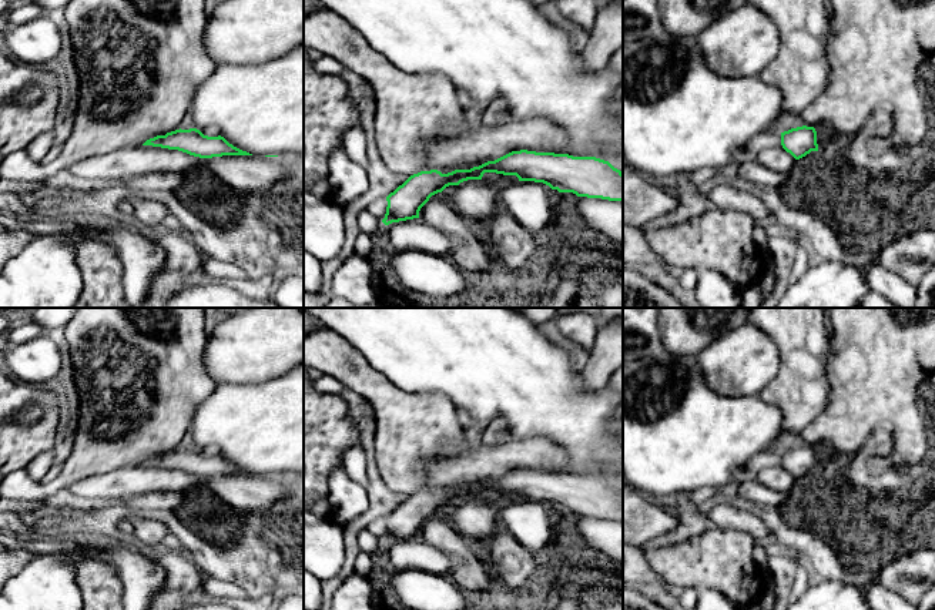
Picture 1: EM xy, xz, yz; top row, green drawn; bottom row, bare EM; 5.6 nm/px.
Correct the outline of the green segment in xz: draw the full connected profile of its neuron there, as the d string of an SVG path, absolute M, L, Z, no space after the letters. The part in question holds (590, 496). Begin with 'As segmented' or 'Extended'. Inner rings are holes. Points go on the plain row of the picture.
Extended. M512 439L493 448L485 443L462 450L448 452L448 458L426 466L426 482L420 492L410 495L402 505L386 516L388 526L382 542L419 537L420 527L429 517L449 505L468 499L482 499L485 492L516 495L519 500L534 500L549 505L559 512L573 512L577 516L623 520L623 492L609 480L596 476L573 476L566 472L566 456L550 440Z

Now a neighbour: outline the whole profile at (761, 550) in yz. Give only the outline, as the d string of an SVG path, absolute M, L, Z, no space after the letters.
M755 542L753 547L753 560L757 567L765 573L768 569L768 556L771 554L771 546L768 543Z

